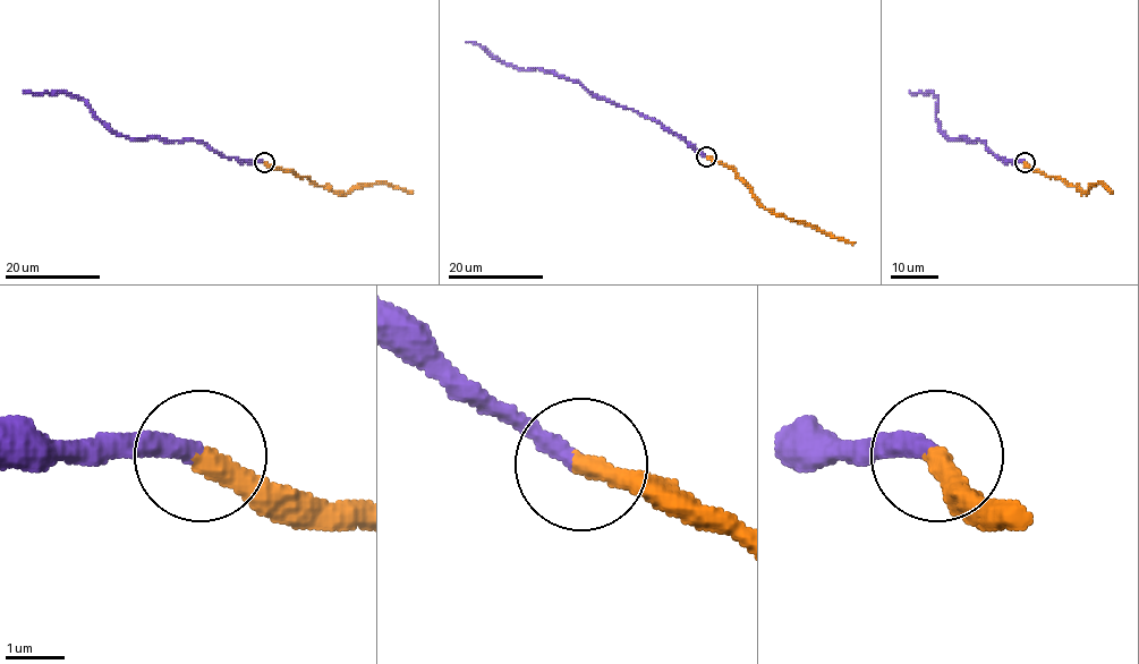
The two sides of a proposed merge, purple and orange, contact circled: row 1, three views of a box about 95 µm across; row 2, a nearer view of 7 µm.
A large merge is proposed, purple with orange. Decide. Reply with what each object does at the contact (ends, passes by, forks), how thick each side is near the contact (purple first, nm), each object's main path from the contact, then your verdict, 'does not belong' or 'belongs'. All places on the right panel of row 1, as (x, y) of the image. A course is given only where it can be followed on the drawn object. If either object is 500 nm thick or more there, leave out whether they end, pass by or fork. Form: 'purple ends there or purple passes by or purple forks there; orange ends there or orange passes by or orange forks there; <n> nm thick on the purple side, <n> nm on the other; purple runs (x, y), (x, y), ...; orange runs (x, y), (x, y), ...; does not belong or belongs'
purple ends there; orange ends there; 320 nm thick on the purple side, 400 nm on the other; purple runs (1025, 162), (1008, 162), (997, 158), (979, 139), (950, 138), (936, 117), (937, 100), (932, 93), (909, 90); orange runs (1025, 162), (1033, 170), (1062, 178), (1080, 192), (1086, 193), (1101, 182), (1111, 193); does not belong

